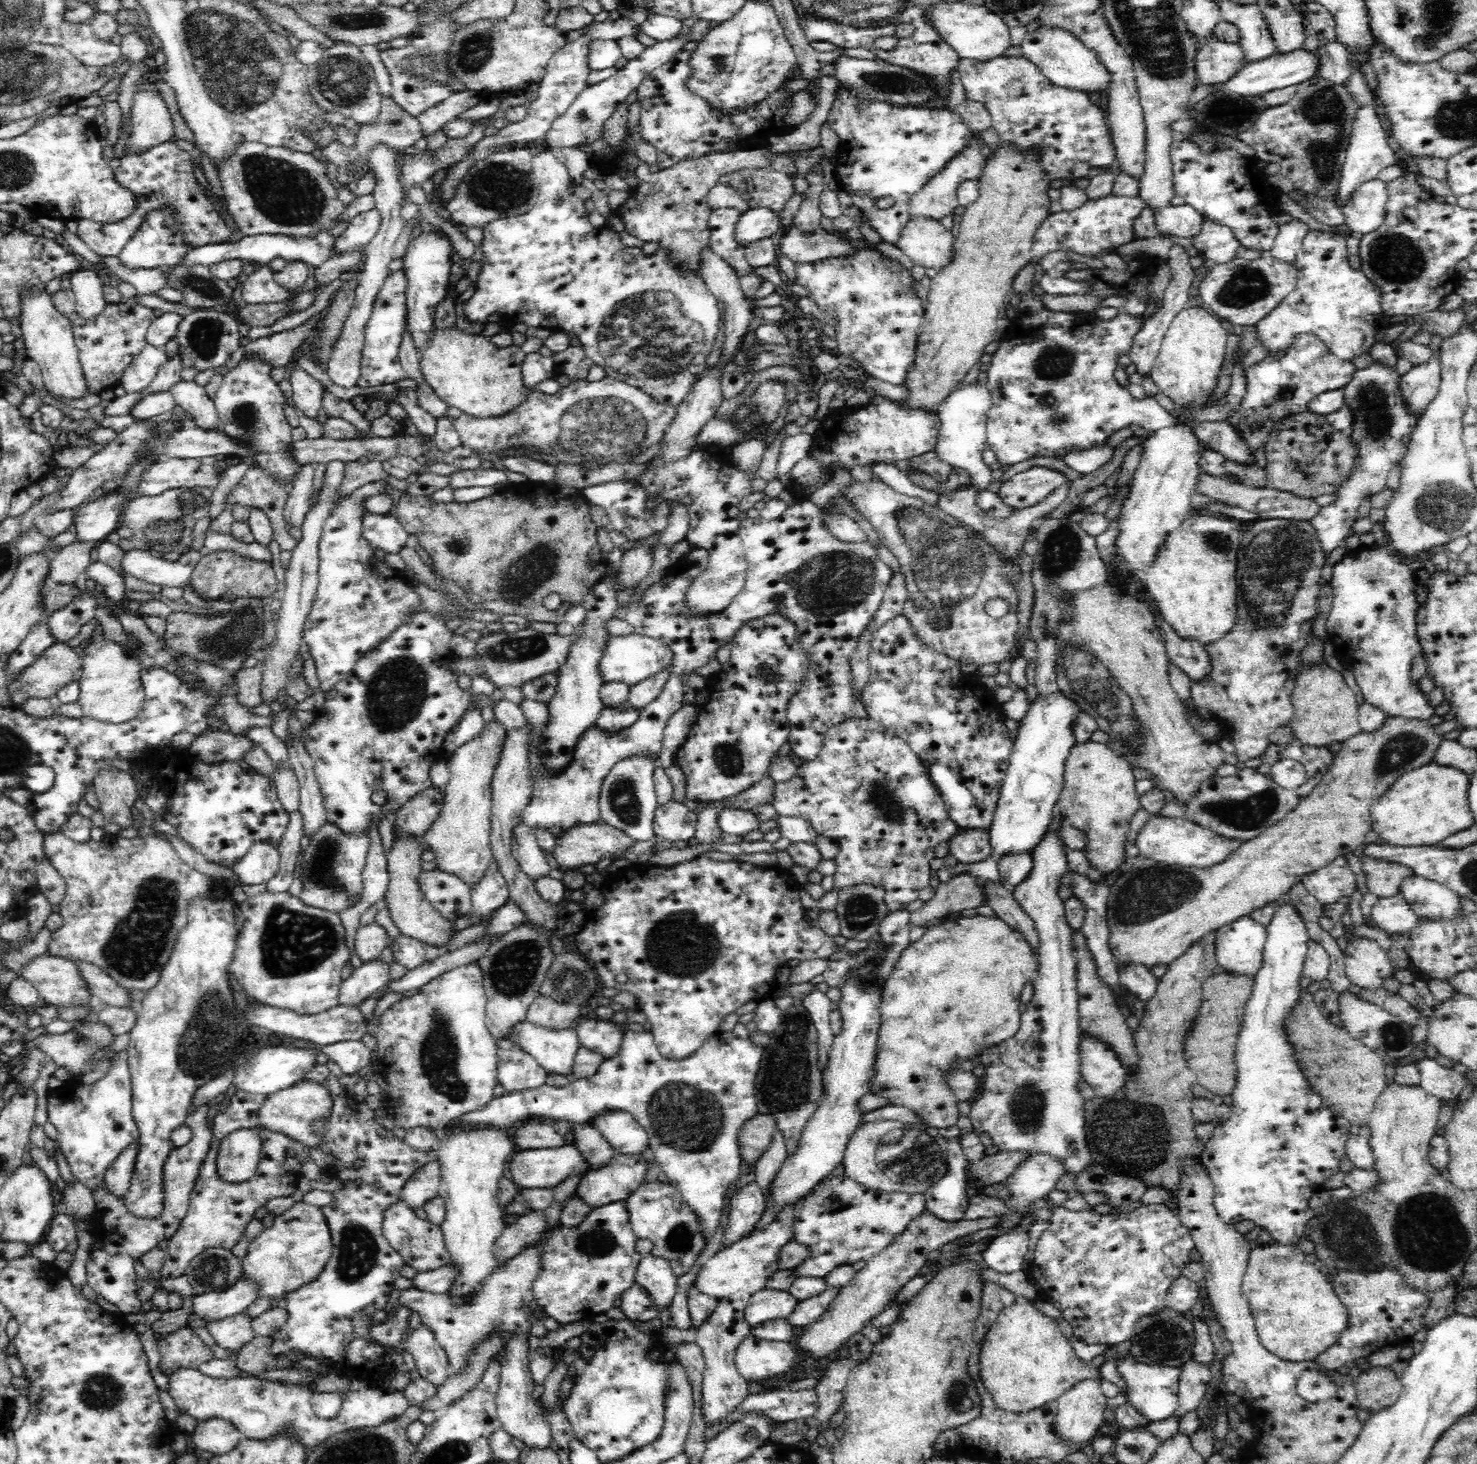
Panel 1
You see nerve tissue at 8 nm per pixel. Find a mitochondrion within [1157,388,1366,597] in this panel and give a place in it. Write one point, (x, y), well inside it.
(1296, 541)

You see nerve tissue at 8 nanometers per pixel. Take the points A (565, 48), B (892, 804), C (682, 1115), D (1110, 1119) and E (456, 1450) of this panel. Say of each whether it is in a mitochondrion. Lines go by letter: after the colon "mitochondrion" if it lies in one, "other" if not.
A: other
B: mitochondrion
C: mitochondrion
D: mitochondrion
E: mitochondrion

